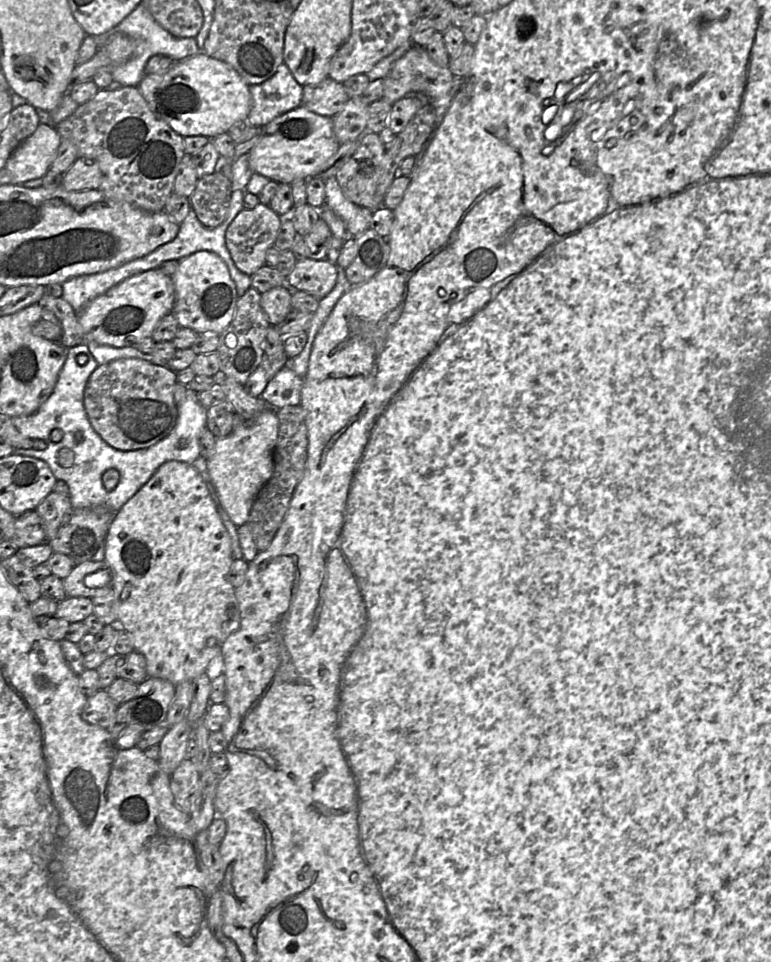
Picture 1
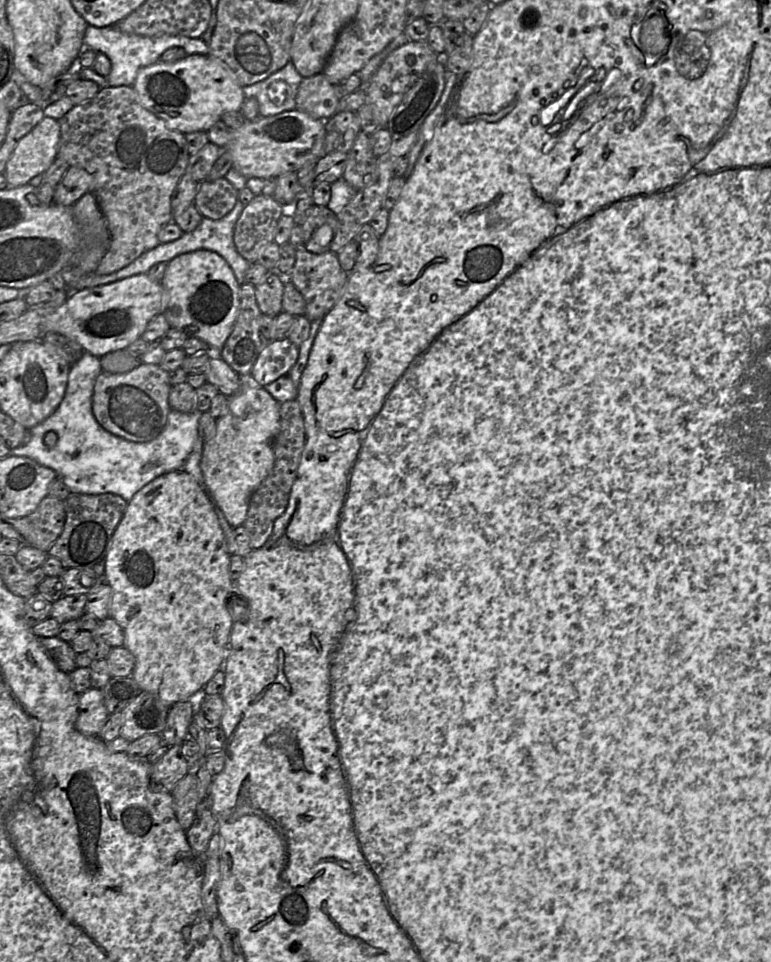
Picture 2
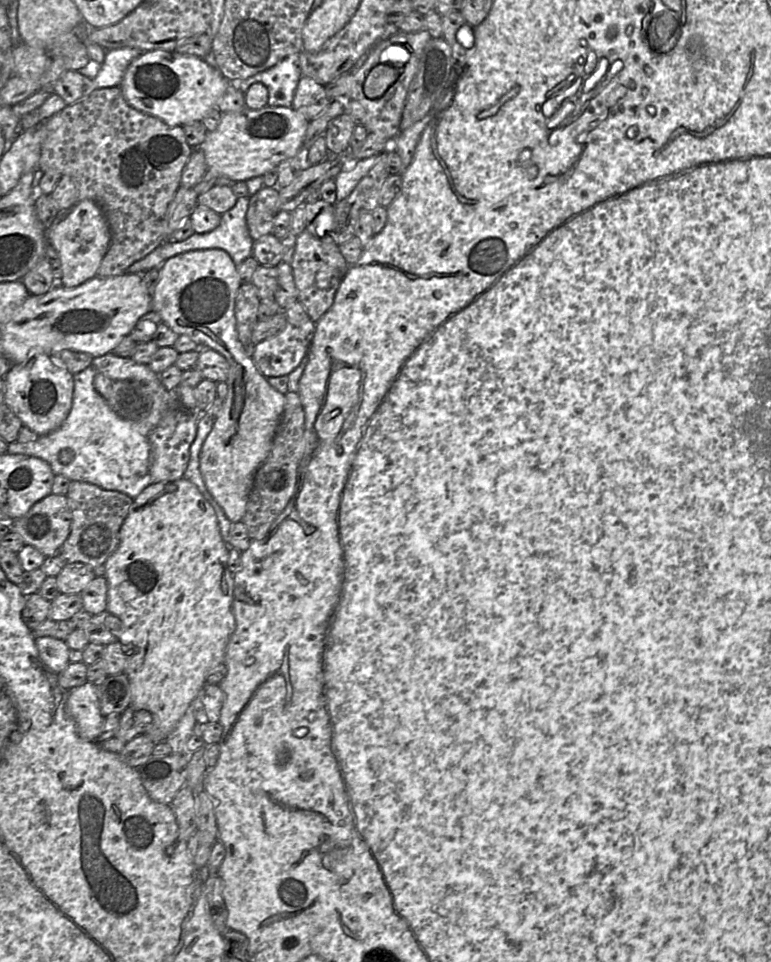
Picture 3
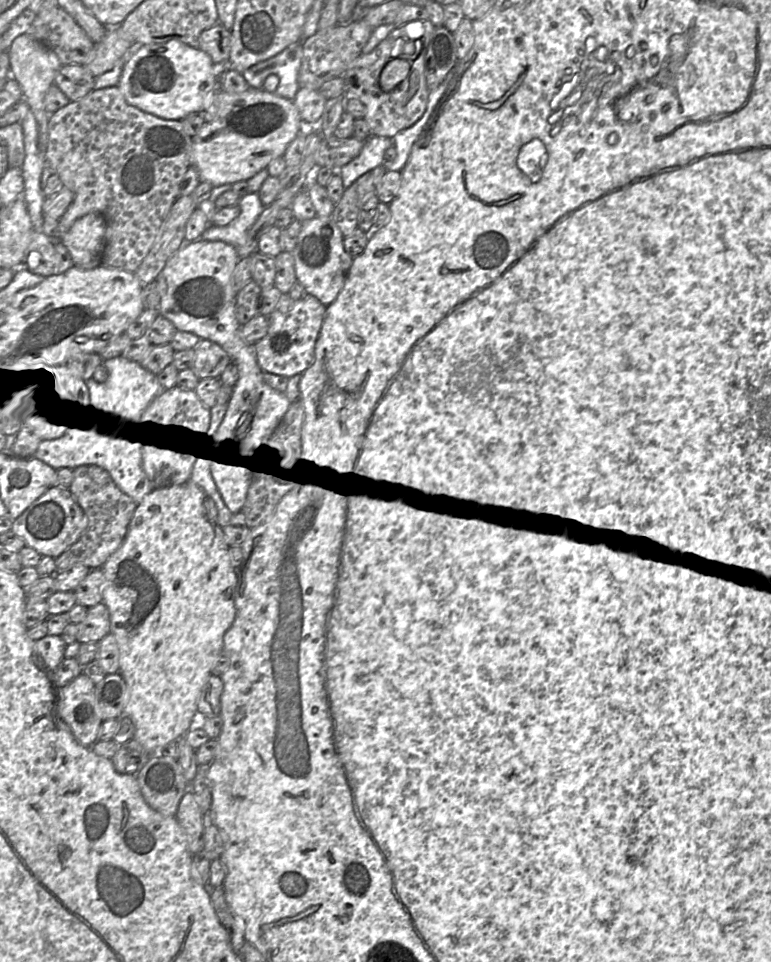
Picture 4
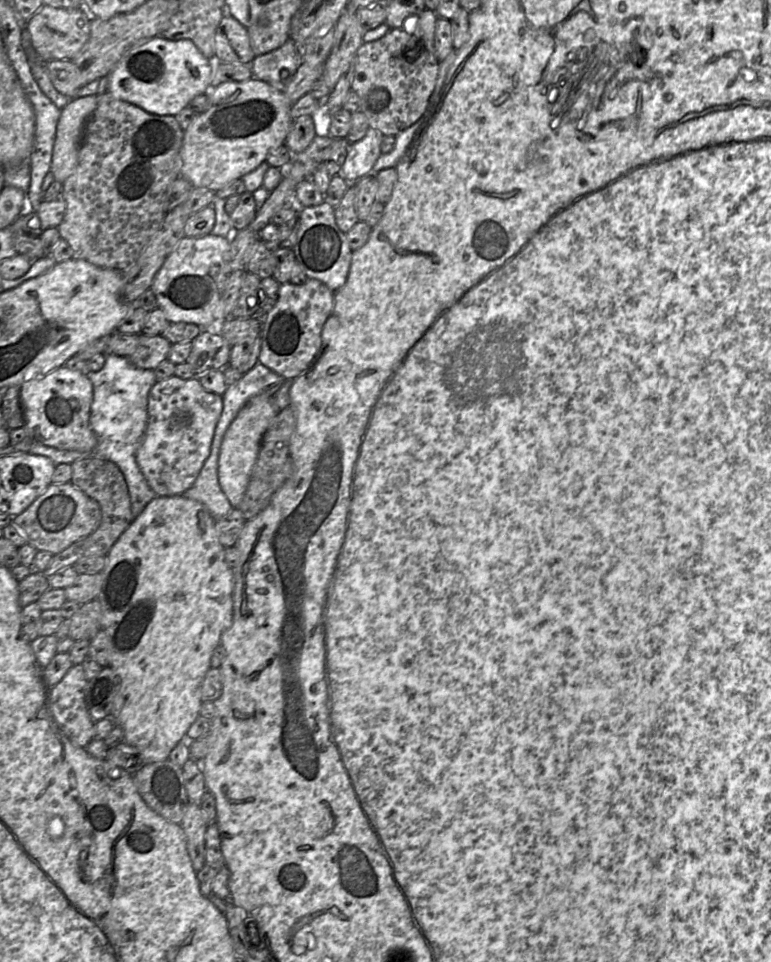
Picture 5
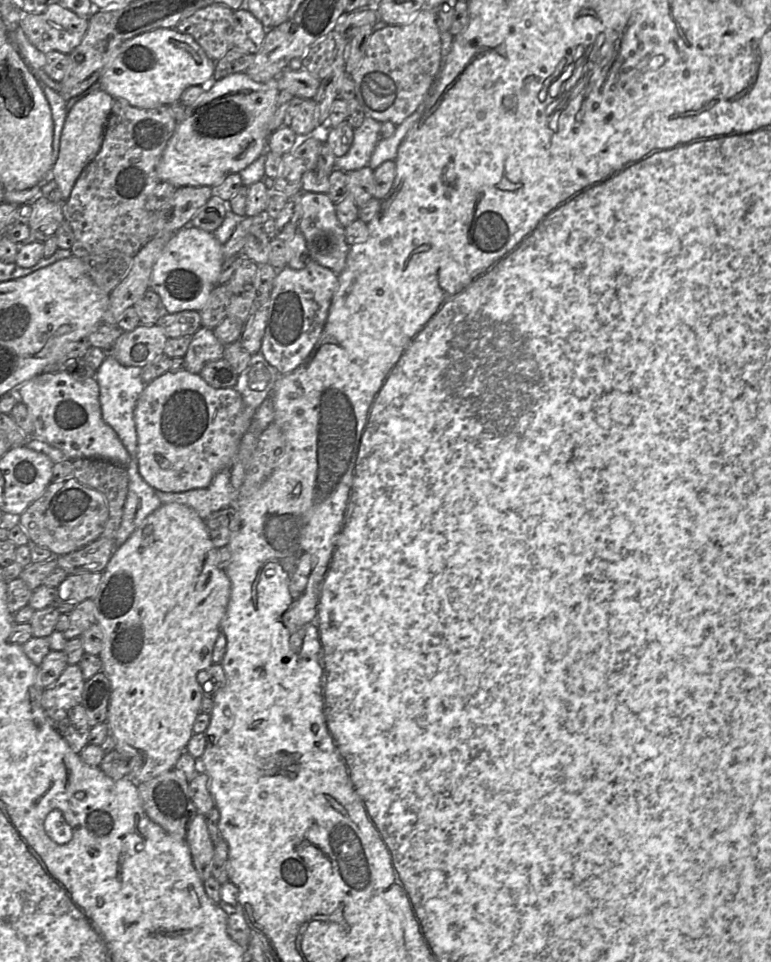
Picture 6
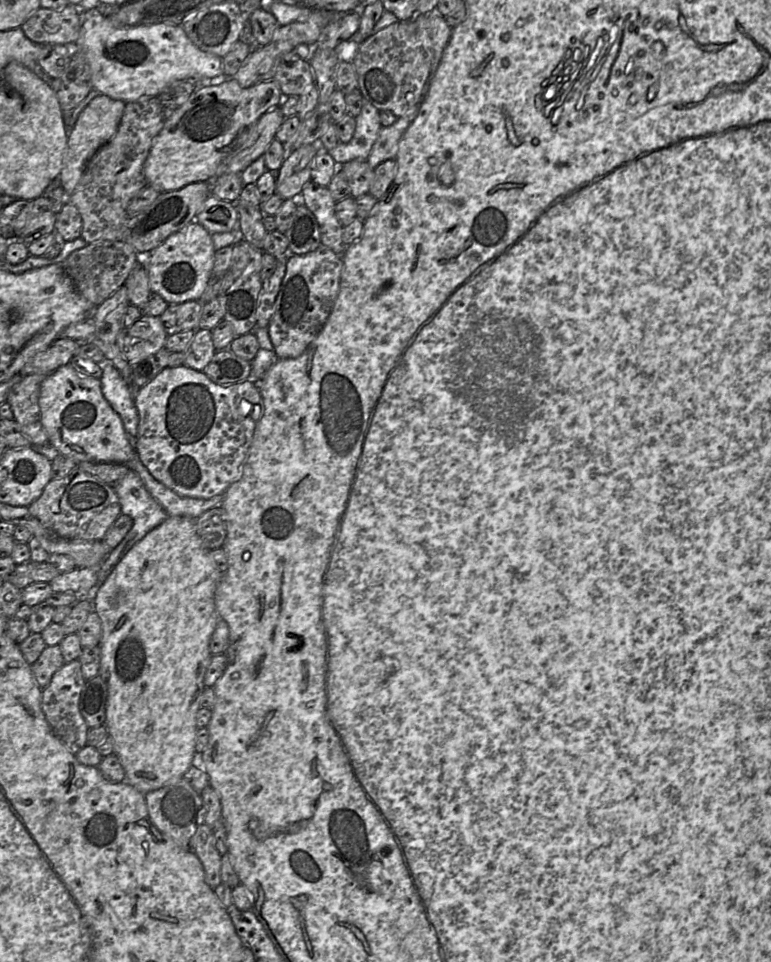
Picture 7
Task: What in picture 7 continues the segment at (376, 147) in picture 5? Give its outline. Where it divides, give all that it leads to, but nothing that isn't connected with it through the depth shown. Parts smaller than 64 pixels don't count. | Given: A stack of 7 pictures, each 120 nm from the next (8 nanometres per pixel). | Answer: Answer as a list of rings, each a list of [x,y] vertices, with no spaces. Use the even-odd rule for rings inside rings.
[[[364,99],[361,113],[355,118],[356,128],[348,143],[339,142],[329,154],[339,164],[352,160],[367,160],[382,128],[380,111]]]

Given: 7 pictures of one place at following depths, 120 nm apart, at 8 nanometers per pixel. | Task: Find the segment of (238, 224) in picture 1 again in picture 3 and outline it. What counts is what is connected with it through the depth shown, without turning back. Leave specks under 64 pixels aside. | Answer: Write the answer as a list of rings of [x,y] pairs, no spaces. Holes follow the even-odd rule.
[[[263,186],[249,197],[246,223],[249,234],[254,241],[272,233],[273,219],[277,214],[279,189],[279,187]]]

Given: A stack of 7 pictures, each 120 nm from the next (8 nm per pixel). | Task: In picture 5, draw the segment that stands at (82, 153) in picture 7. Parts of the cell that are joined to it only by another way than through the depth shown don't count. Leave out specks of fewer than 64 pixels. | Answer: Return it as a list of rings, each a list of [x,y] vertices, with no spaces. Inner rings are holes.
[[[97,95],[72,99],[61,109],[57,124],[50,171],[63,183],[78,165],[84,127],[97,107]]]

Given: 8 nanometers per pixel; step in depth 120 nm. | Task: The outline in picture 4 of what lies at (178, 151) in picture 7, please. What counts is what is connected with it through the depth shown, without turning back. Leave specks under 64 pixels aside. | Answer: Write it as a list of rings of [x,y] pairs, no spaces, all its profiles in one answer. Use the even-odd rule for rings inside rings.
[[[249,87],[241,93],[221,91],[218,95],[218,112],[215,119],[205,122],[191,140],[190,165],[197,170],[200,181],[208,182],[214,187],[248,180],[265,169],[270,161],[283,155],[301,128],[306,129],[305,124],[302,124],[304,123],[293,100],[280,97],[274,92],[254,87]]]

